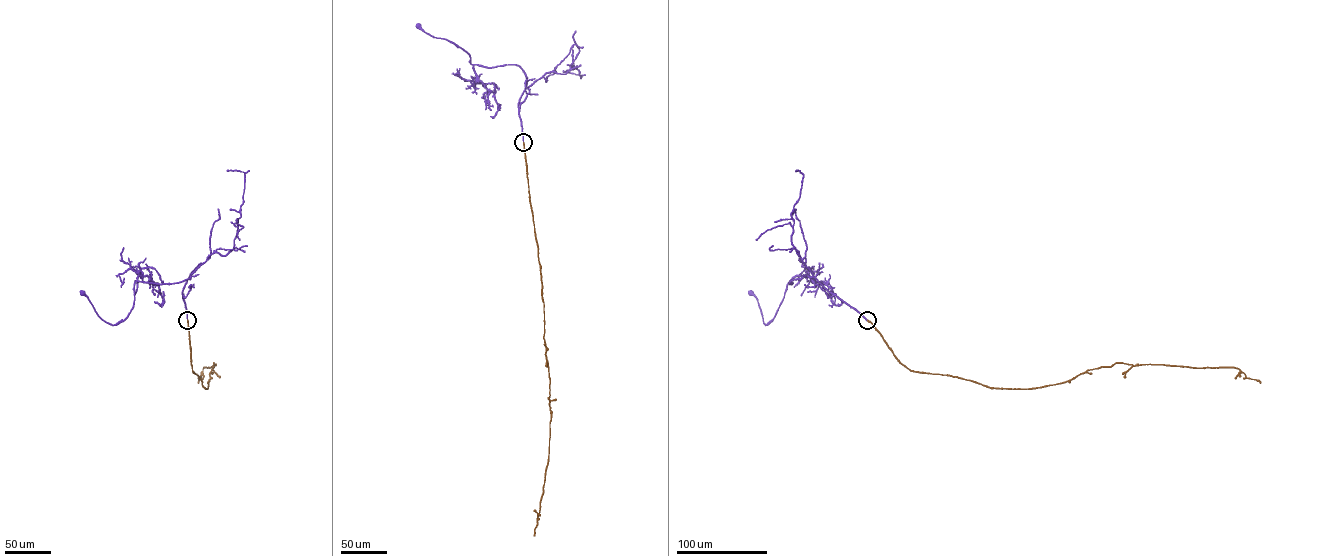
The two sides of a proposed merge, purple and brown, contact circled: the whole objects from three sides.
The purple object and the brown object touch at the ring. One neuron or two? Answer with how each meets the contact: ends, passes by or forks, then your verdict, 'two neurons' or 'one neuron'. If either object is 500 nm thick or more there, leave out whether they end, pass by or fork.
purple ends; brown ends; one neuron

